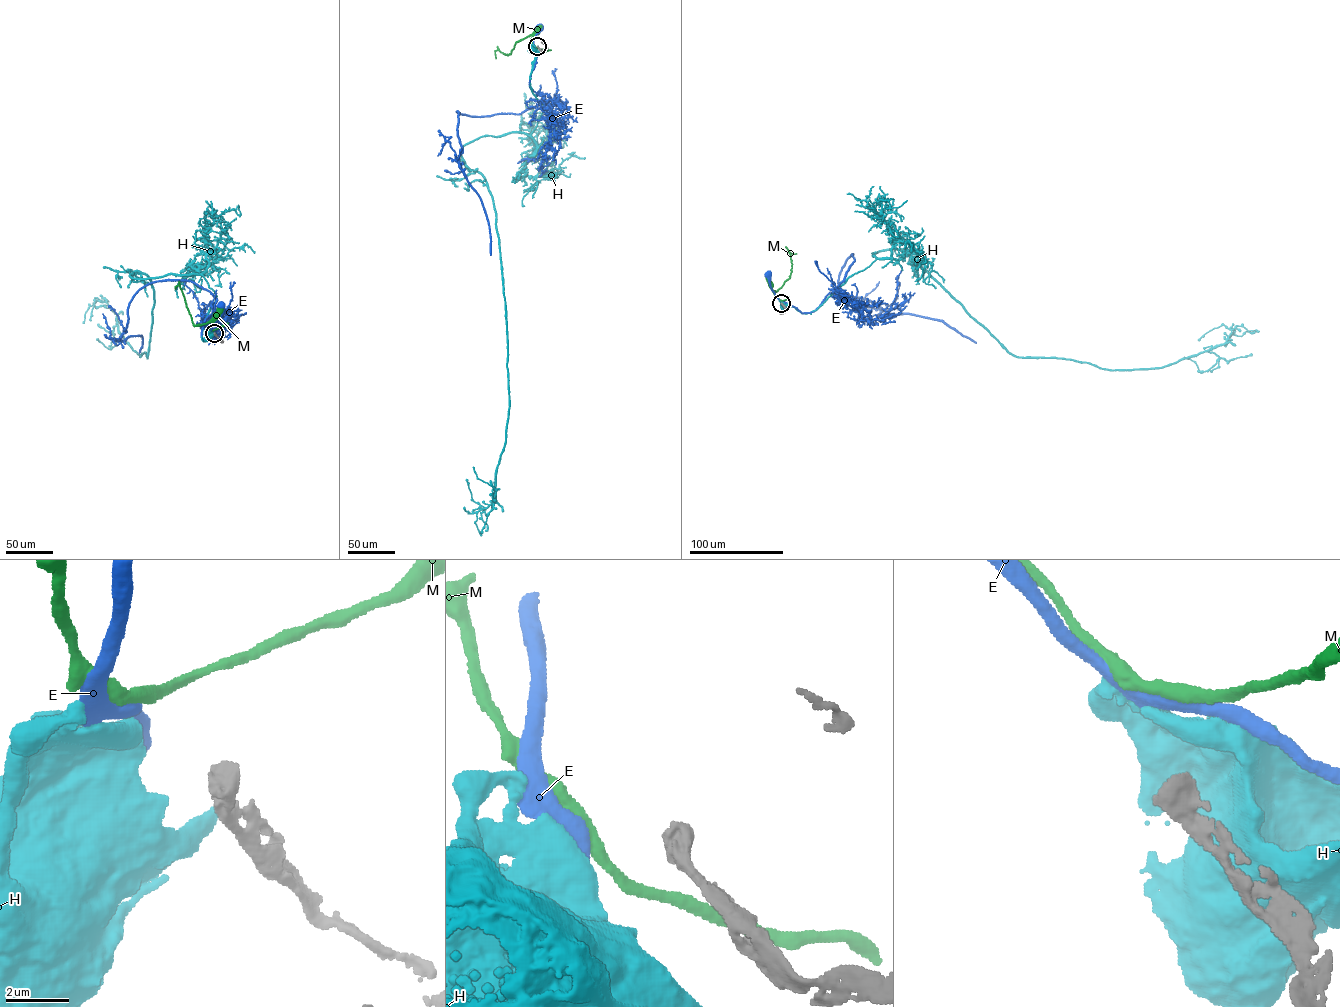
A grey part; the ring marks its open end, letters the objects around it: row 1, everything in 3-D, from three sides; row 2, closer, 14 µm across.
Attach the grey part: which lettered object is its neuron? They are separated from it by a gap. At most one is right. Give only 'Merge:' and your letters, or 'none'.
Merge: none

